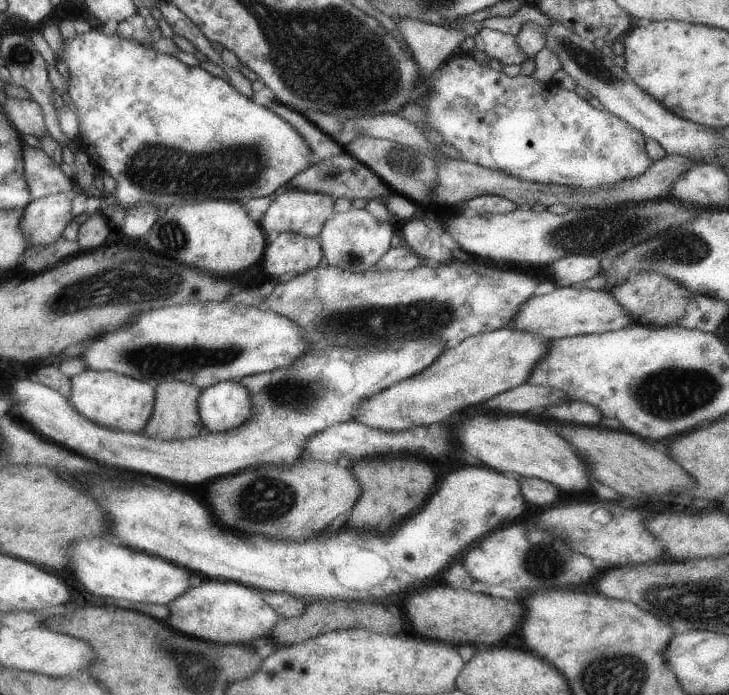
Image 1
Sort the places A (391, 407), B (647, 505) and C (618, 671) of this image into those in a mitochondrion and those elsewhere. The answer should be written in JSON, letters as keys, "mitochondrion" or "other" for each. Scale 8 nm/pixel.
{"A":"other","B":"other","C":"mitochondrion"}

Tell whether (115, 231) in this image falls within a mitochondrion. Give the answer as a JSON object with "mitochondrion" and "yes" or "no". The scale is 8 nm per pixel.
{"mitochondrion":"no"}

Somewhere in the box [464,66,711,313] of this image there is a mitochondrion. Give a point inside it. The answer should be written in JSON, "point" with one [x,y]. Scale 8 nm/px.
{"point":[590,233]}

